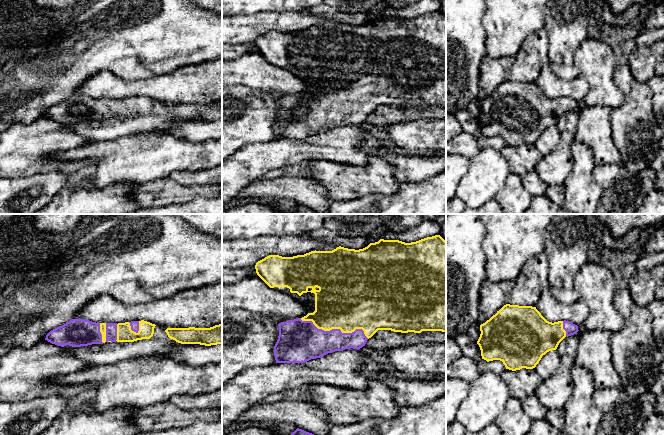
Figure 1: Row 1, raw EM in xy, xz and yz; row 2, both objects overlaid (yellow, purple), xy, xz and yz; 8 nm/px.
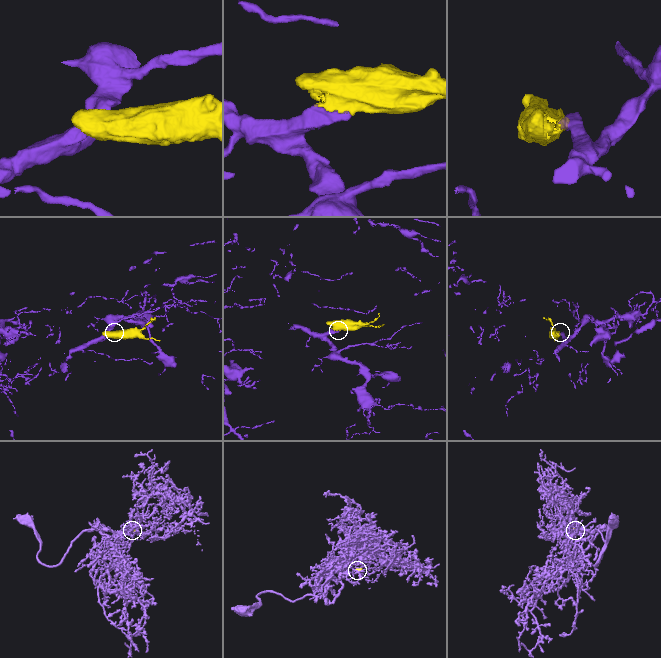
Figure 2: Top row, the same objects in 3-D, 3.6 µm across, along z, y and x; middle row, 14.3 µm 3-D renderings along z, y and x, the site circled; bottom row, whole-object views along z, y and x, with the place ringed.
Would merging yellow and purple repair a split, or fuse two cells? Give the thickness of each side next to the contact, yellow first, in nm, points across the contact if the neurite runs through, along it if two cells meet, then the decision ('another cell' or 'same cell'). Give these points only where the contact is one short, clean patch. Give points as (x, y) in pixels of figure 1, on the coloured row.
480 nm thick on the yellow side, 280 nm on the other; same cell

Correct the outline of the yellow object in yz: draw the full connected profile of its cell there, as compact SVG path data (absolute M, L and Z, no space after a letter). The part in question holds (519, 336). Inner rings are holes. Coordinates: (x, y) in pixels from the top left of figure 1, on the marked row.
M504 305L489 320L480 325L477 344L482 359L487 362L500 360L506 369L516 371L522 368L533 369L547 352L556 350L566 337L576 334L578 326L569 321L549 322L532 306Z

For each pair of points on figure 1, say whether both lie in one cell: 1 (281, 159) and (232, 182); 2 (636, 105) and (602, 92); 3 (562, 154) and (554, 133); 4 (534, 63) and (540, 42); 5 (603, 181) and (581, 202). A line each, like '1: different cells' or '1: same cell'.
1: same cell
2: different cells
3: different cells
4: same cell
5: different cells

